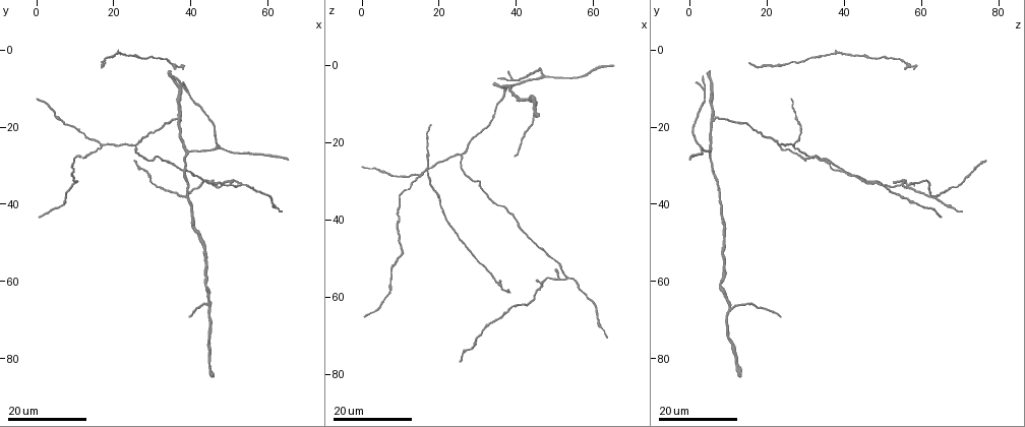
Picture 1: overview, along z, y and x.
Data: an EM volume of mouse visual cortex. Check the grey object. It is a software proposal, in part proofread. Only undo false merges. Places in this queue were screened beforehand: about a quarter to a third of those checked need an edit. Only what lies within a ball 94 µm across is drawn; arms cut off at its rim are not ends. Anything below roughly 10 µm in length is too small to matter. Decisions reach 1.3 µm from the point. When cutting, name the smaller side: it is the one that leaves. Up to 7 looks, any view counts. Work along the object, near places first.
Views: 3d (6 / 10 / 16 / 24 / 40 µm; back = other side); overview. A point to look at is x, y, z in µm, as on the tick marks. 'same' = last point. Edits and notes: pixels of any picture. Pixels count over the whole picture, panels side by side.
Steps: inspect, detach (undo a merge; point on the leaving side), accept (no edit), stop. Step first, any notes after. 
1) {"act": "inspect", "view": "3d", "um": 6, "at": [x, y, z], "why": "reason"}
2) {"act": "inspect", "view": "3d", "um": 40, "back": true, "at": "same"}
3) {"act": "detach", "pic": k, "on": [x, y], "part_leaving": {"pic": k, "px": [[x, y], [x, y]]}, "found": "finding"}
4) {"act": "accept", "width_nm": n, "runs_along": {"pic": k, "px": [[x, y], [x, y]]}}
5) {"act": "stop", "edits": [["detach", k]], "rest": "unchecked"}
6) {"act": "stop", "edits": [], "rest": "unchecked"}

{"act": "inspect", "view": "3d", "um": 16, "at": [53.5, 35.0, 55.5], "why": "three arms meet"}

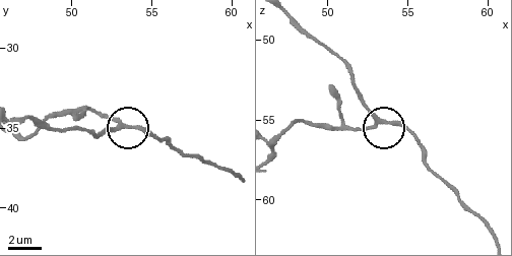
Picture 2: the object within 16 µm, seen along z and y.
{"act": "inspect", "view": "3d", "um": 6, "at": [53.2, 34.9, 55.1]}

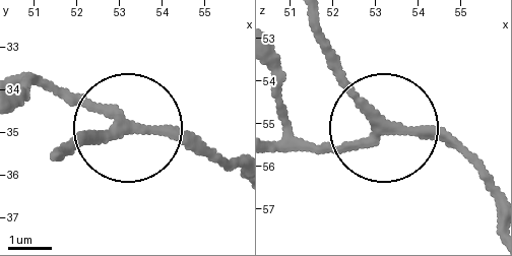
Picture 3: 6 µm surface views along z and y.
{"act": "accept", "width_nm": 220, "runs_along": {"pic": 3, "px": [[53, 151], [174, 129], [225, 158]]}, "found": "continuous, no second cell"}

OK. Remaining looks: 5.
{"act": "inspect", "view": "3d", "um": 16, "at": [39.0, 26.5, 5.0], "why": "thin arm on a thick one"}

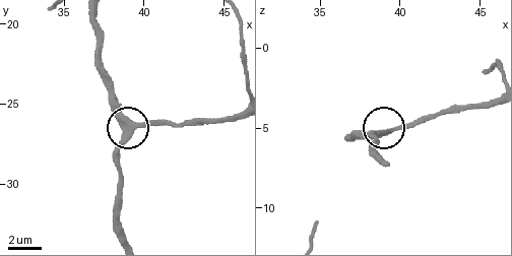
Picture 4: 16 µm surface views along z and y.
{"act": "inspect", "view": "3d", "um": 10, "at": [39.7, 26.5, 5.2]}

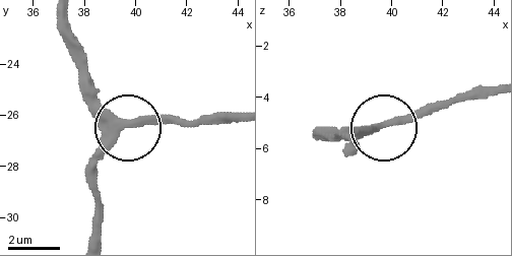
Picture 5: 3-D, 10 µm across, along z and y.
{"act": "inspect", "view": "3d", "um": 10, "back": true, "at": [39.7, 26.3, 5.2]}

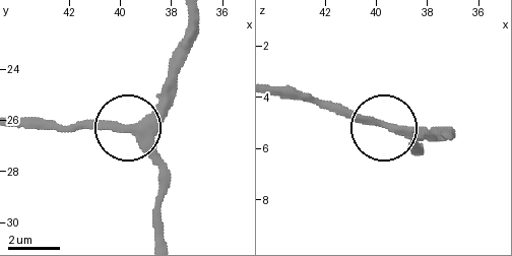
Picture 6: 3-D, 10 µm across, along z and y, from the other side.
{"act": "accept", "arms": 3, "runs_along": {"pic": 6, "px": [[187, 21], [183, 67], [141, 120], [128, 126], [65, 126]]}, "found": "one cell here"}

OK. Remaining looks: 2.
{"act": "inspect", "view": "3d", "um": 24, "at": [46.5, 25.0, 3.0]}

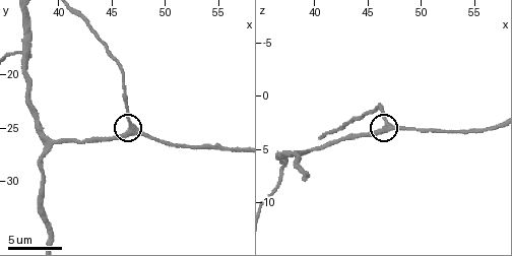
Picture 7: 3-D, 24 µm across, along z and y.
{"act": "inspect", "view": "3d", "um": 10, "at": [46.8, 25.0, 2.6]}

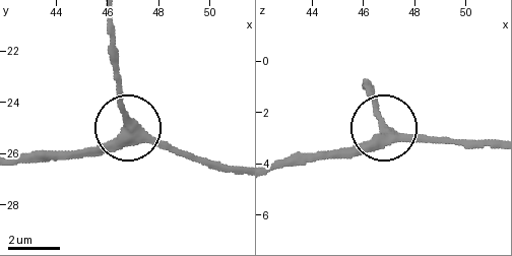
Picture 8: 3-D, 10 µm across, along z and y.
{"act": "accept", "width_nm": 290, "runs_along": {"pic": 8, "px": [[17, 160], [96, 152], [135, 126], [192, 157]]}, "found": "continuous, no second cell"}

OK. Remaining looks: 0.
{"act": "stop", "edits": [], "rest": "unchecked"}

